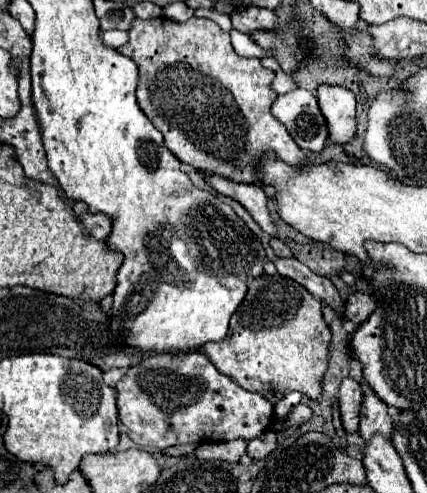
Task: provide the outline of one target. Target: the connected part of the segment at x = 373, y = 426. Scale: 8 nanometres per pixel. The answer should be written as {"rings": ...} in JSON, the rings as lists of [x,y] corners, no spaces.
{"rings":[[[364,386],[364,402],[360,410],[360,436],[362,440],[368,438],[368,434],[392,434],[392,418],[388,414],[388,406],[376,396],[376,392],[368,386]]]}

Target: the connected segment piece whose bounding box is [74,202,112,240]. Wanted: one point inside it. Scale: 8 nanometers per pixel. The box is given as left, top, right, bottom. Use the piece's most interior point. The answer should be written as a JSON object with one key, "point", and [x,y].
{"point":[99,225]}

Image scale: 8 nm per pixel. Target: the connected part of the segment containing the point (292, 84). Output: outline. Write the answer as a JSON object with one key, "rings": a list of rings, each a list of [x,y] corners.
{"rings":[[[276,70],[276,78],[274,78],[274,90],[278,92],[278,94],[286,94],[286,92],[290,92],[290,90],[296,90],[296,88],[300,88],[298,86],[298,82],[296,82],[296,78],[292,76],[292,74],[286,74],[284,70]]]}

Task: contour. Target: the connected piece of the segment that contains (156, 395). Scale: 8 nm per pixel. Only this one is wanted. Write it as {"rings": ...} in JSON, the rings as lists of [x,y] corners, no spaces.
{"rings":[[[200,352],[186,354],[150,354],[138,364],[130,366],[124,378],[116,384],[118,392],[118,420],[126,426],[128,436],[138,446],[150,446],[166,450],[176,444],[188,442],[220,442],[220,440],[252,440],[264,434],[274,422],[274,406],[260,394],[242,390],[236,382],[216,370],[216,366]]]}

